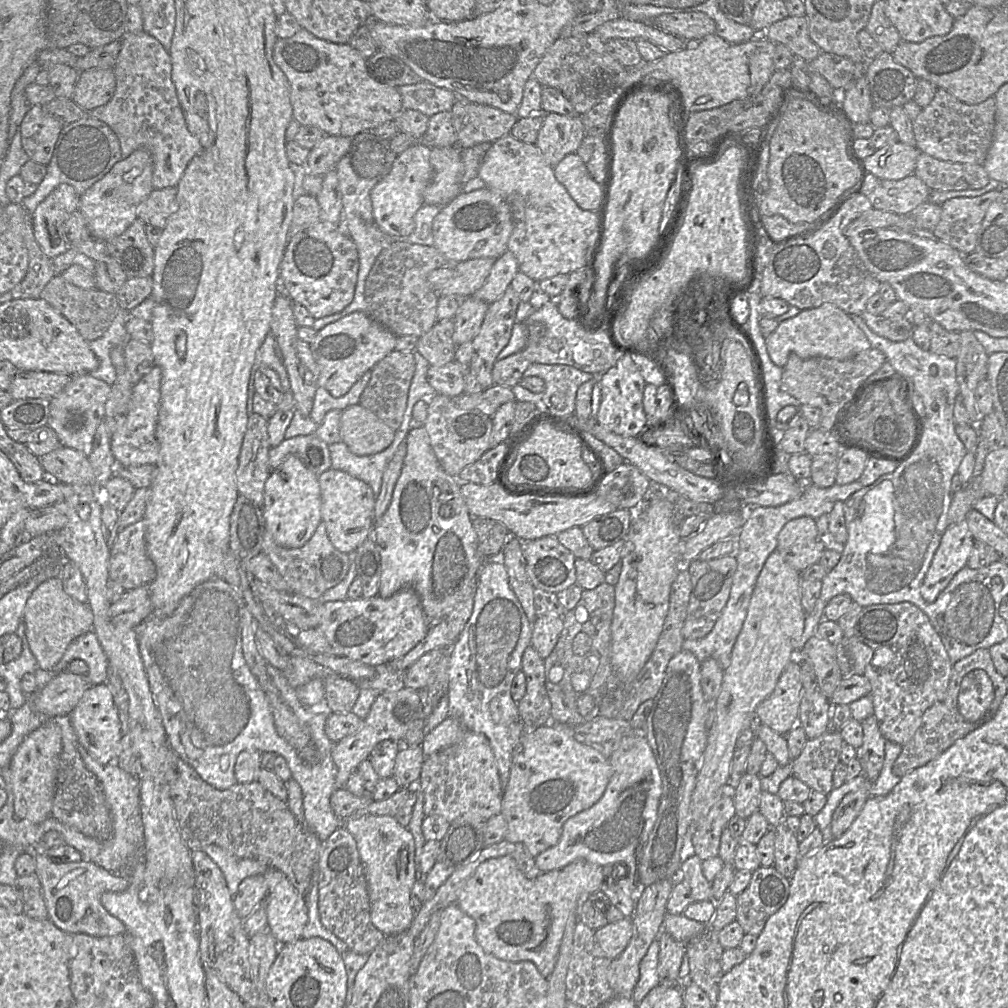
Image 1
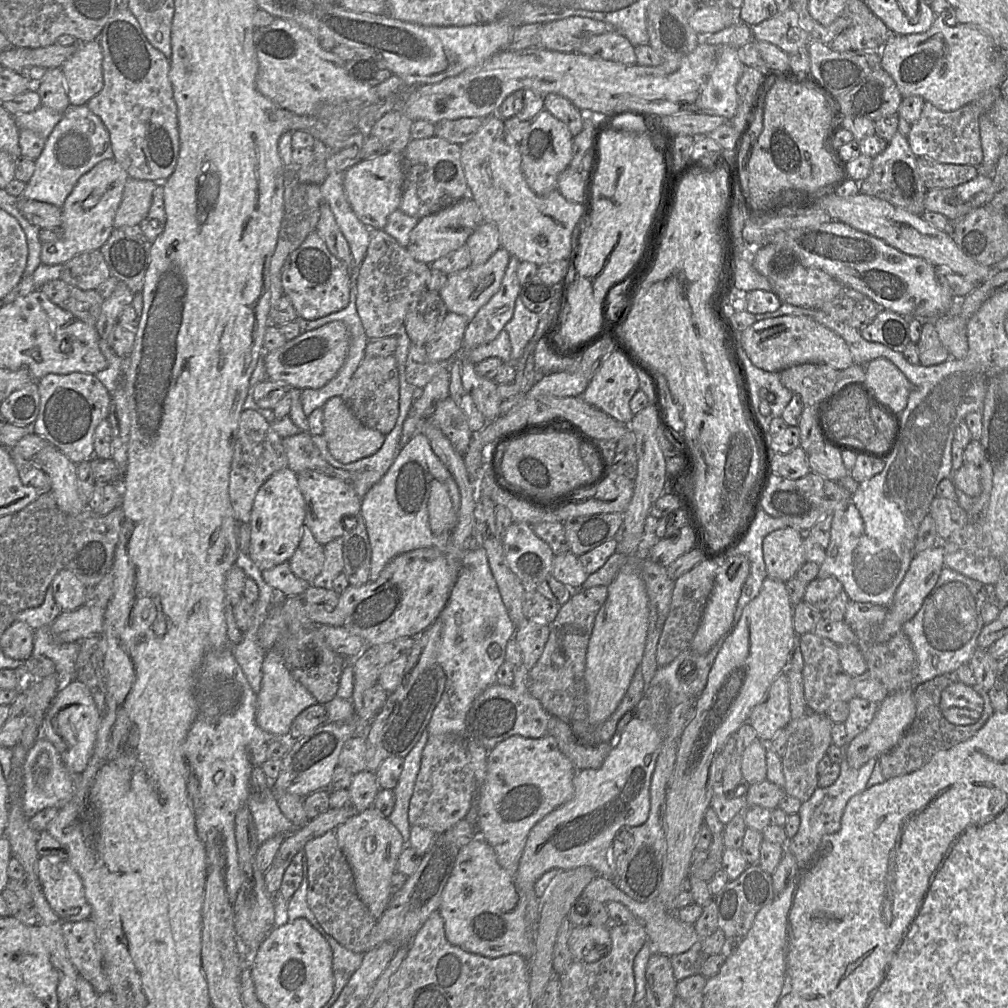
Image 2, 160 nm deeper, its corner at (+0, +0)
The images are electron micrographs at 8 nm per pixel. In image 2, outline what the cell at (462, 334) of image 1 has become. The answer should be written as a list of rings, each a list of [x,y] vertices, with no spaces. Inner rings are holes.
[[[448,312],[444,320],[424,345],[432,362],[450,362],[462,350],[462,342],[468,320],[459,314]]]

